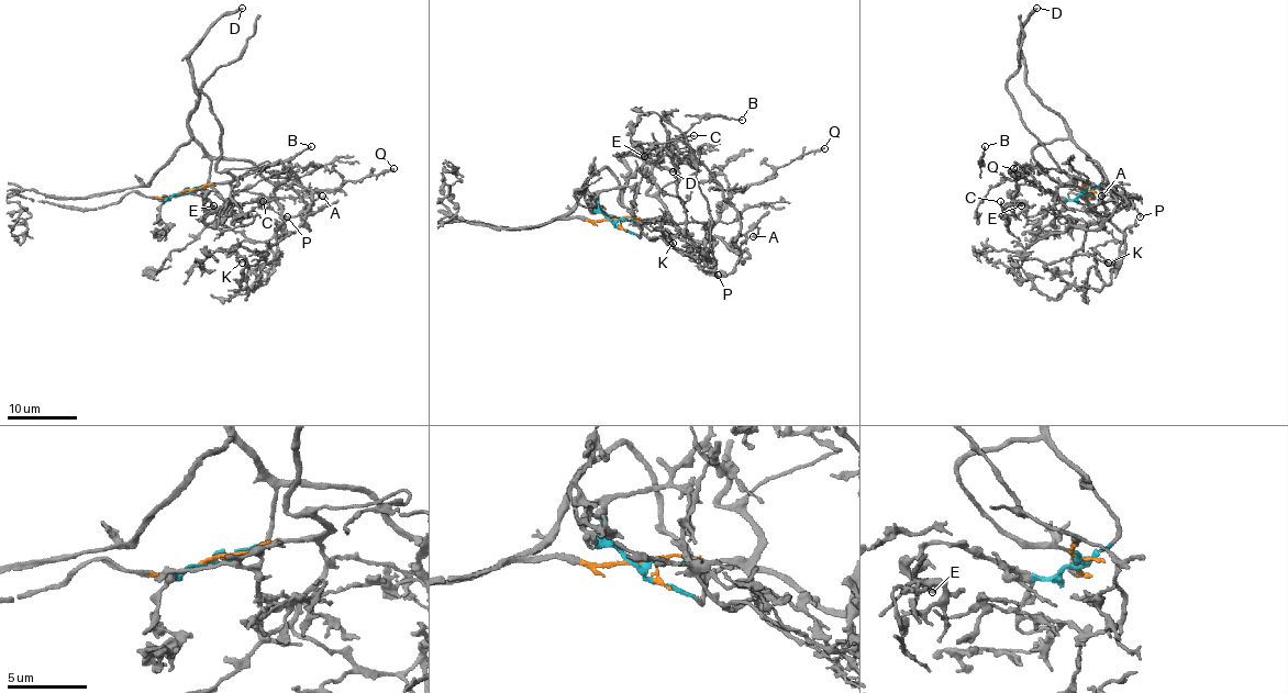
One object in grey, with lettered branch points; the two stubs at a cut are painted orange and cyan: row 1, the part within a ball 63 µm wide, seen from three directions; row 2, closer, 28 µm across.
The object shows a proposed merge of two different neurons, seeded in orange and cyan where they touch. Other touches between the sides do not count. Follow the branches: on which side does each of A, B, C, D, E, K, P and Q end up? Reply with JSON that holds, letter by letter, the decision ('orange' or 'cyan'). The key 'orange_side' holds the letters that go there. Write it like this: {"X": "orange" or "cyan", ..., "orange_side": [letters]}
{"A": "cyan", "B": "orange", "C": "cyan", "D": "cyan", "E": "cyan", "K": "orange", "P": "orange", "Q": "cyan", "orange_side": ["B", "K", "P"]}

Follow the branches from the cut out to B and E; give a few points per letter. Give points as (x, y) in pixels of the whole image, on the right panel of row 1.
B: (1084, 192), (1084, 183), (1077, 178), (1044, 168), (1037, 160), (1025, 175), (1009, 180), (984, 165), (985, 147)
E: (1084, 192), (1074, 199), (1059, 198), (1020, 183), (1011, 198), (1022, 207)

